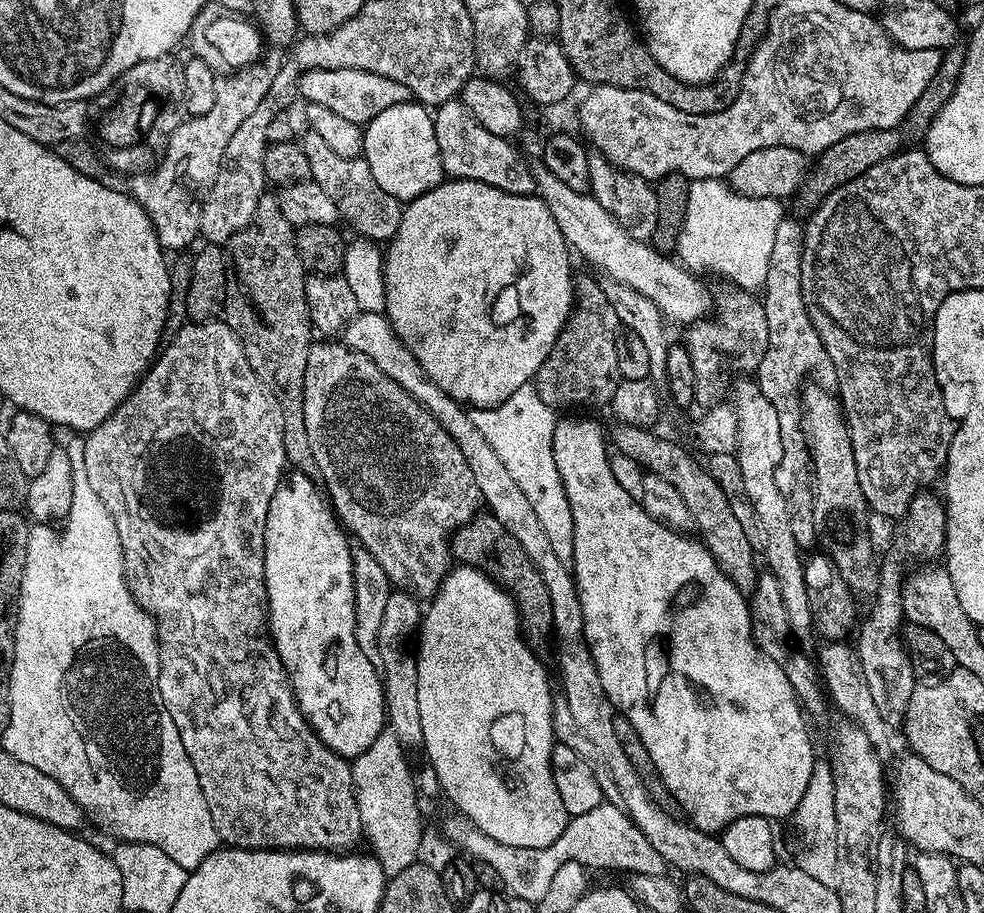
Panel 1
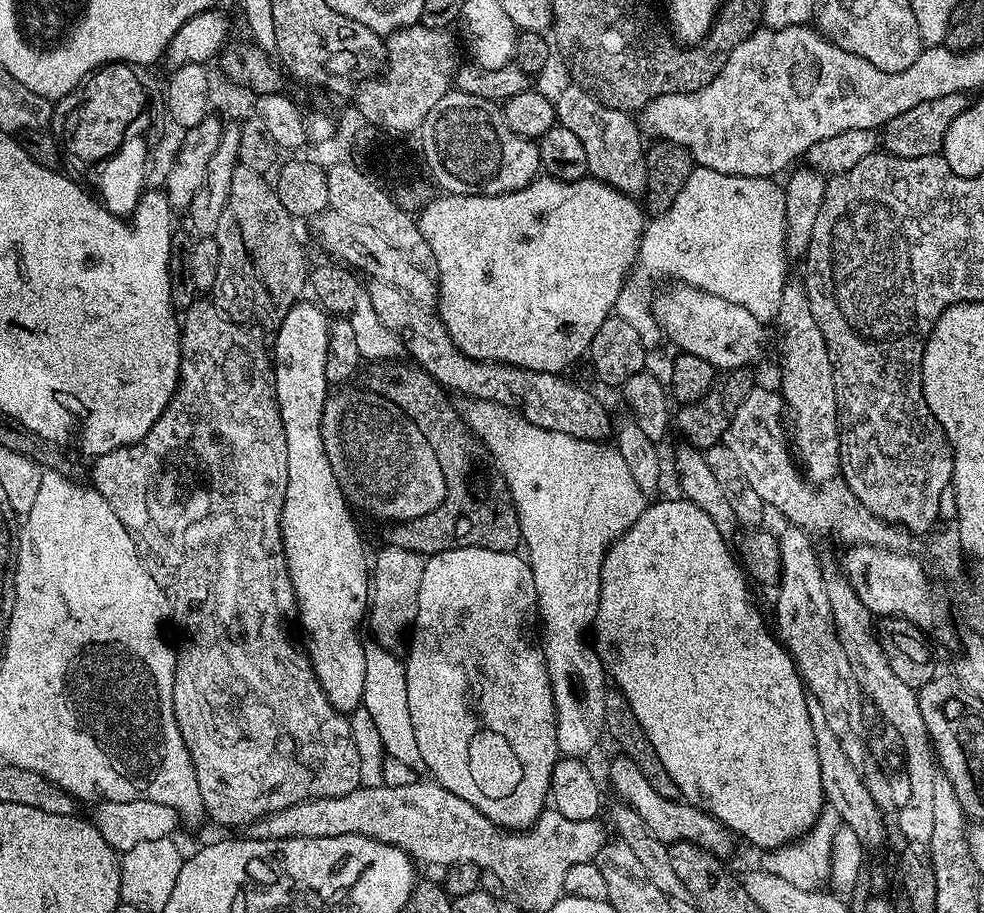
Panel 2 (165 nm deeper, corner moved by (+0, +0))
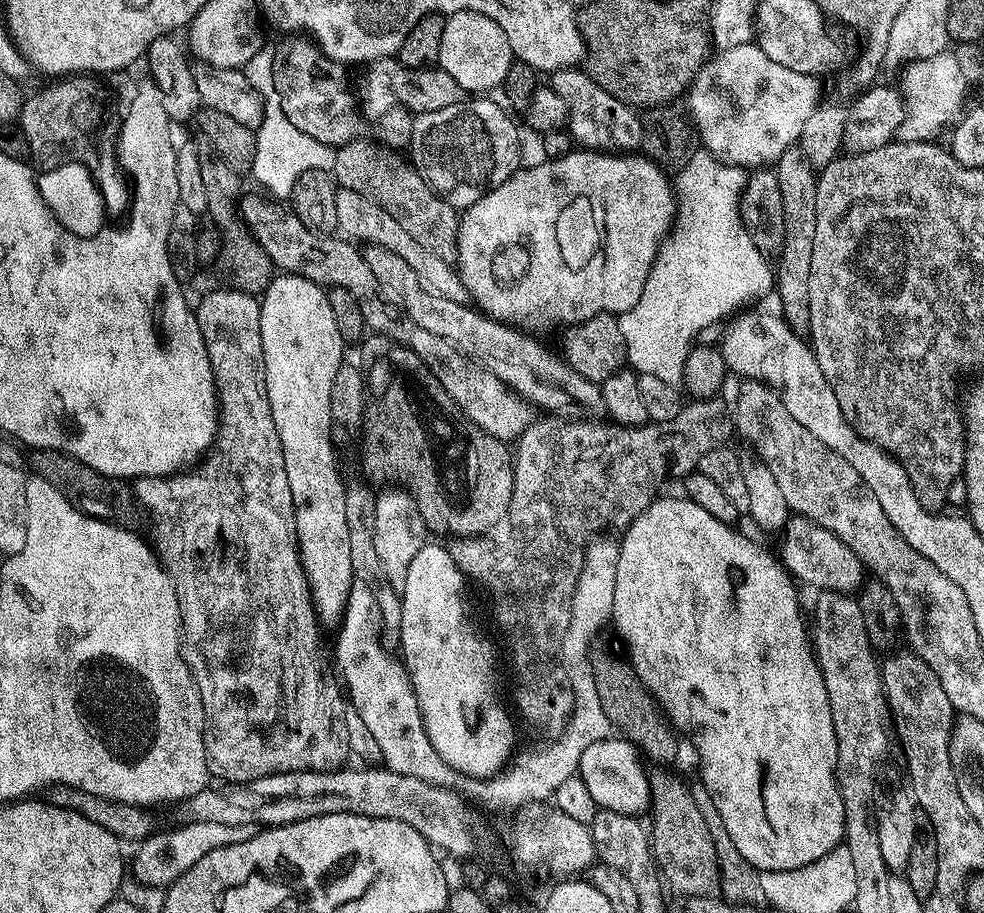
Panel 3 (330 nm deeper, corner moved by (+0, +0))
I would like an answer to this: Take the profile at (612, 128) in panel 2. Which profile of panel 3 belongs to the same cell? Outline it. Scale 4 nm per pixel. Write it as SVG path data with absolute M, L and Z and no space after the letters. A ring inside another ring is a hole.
M575 67L553 72L550 76L550 86L555 92L562 94L562 98L566 98L566 106L568 107L567 131L571 132L573 141L581 149L613 154L632 154L640 148L644 122L638 115L637 109L633 108L631 104L624 104L618 98L614 98L614 94L602 90L602 86L598 86L598 82L594 82L594 78L590 78L587 71Z

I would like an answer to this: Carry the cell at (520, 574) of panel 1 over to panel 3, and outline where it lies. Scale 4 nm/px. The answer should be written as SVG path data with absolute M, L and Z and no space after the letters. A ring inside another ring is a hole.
M379 334L369 335L363 344L368 355L366 415L362 425L363 475L372 482L388 480L391 476L404 480L400 482L415 498L429 533L449 532L452 538L485 535L504 517L510 506L514 490L514 456L509 445L467 420L454 398L442 390L442 382L434 378L414 350Z

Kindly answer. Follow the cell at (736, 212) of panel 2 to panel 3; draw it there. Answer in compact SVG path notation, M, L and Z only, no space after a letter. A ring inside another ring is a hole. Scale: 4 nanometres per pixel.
M707 150L696 152L678 174L676 223L672 225L670 234L664 237L656 254L656 261L646 278L646 286L642 286L642 298L638 298L629 312L619 313L618 316L622 342L626 342L627 363L640 376L654 374L654 378L662 378L662 382L683 385L684 363L697 343L696 335L703 328L718 323L723 316L731 317L739 310L755 305L752 304L755 300L773 291L774 268L768 265L769 257L756 245L740 214L740 197L745 183L745 169L723 164Z

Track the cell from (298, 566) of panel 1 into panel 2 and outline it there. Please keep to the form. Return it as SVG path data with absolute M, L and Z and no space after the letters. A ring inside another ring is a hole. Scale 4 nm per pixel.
M297 302L284 318L280 329L275 331L276 356L274 352L274 375L276 378L276 401L286 434L286 498L280 519L280 537L284 543L284 557L288 563L290 582L298 605L298 621L304 627L308 639L306 651L314 674L330 702L340 712L351 714L363 705L366 686L365 645L360 644L356 631L370 607L370 560L364 557L364 540L352 521L353 509L344 499L330 470L330 458L326 458L326 446L322 438L322 410L330 395L326 378L328 369L329 313L315 303Z

